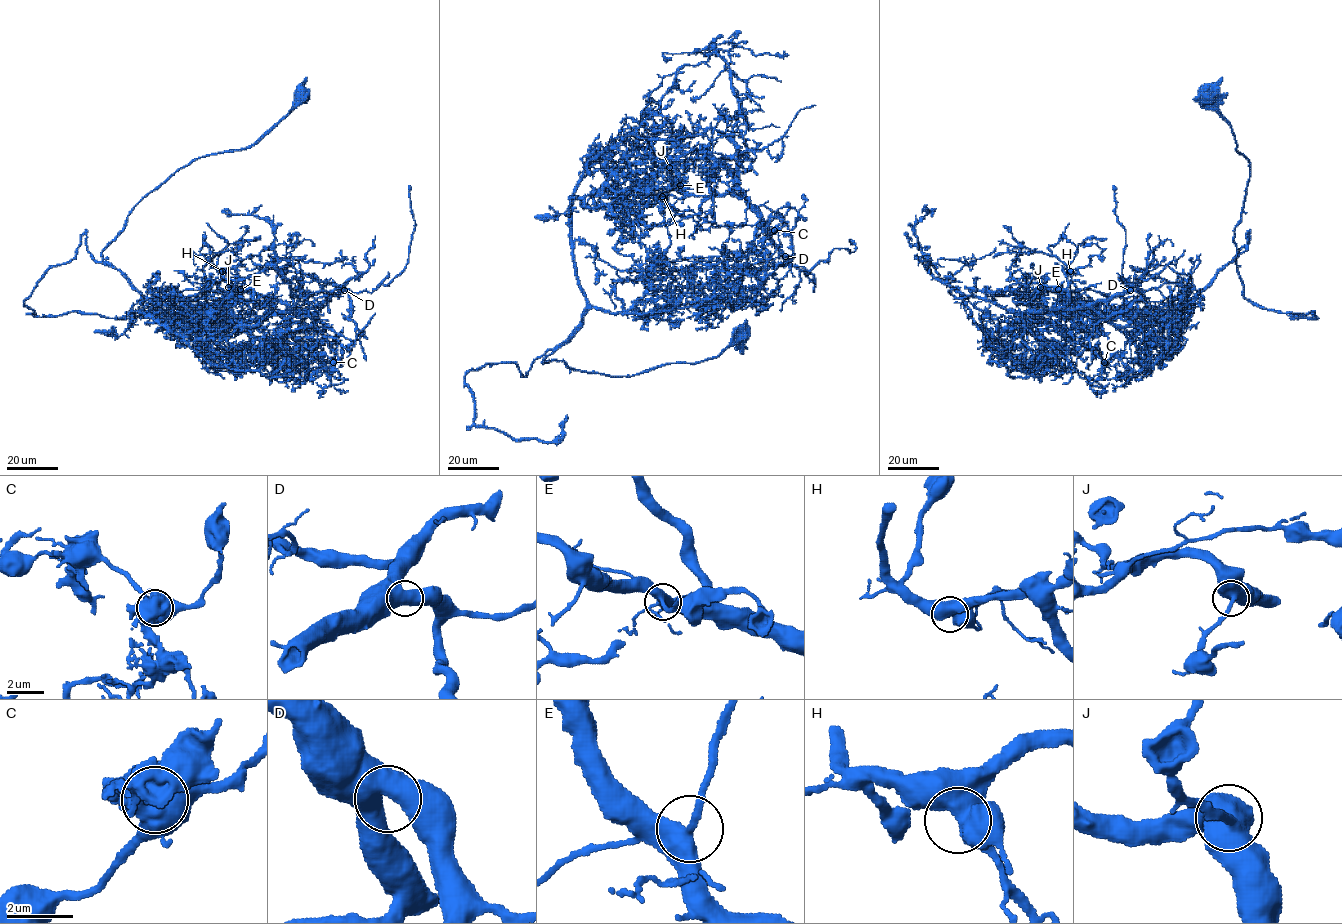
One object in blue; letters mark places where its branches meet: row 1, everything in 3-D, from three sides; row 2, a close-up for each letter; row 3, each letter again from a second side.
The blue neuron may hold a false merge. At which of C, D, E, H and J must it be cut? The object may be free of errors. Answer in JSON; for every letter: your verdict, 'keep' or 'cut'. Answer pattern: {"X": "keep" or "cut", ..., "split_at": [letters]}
{"C": "cut", "D": "keep", "E": "keep", "H": "keep", "J": "keep", "split_at": ["C"]}

